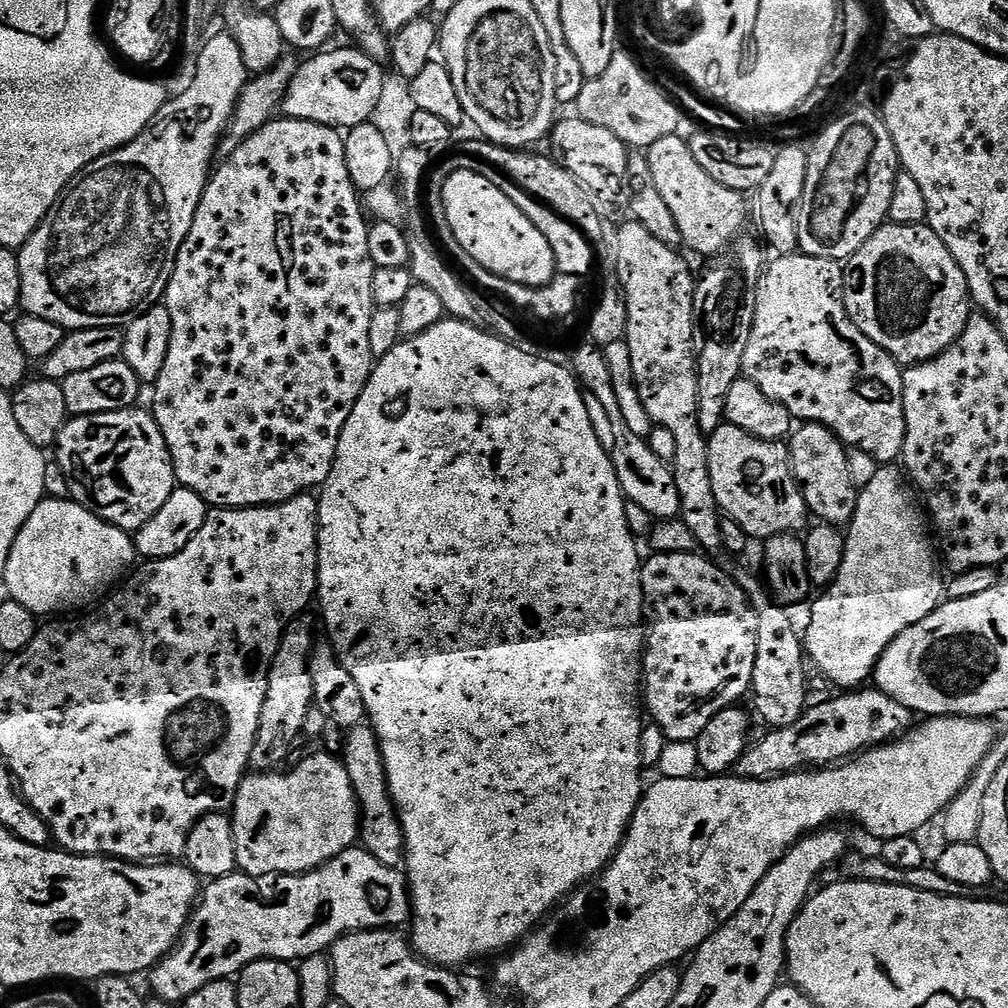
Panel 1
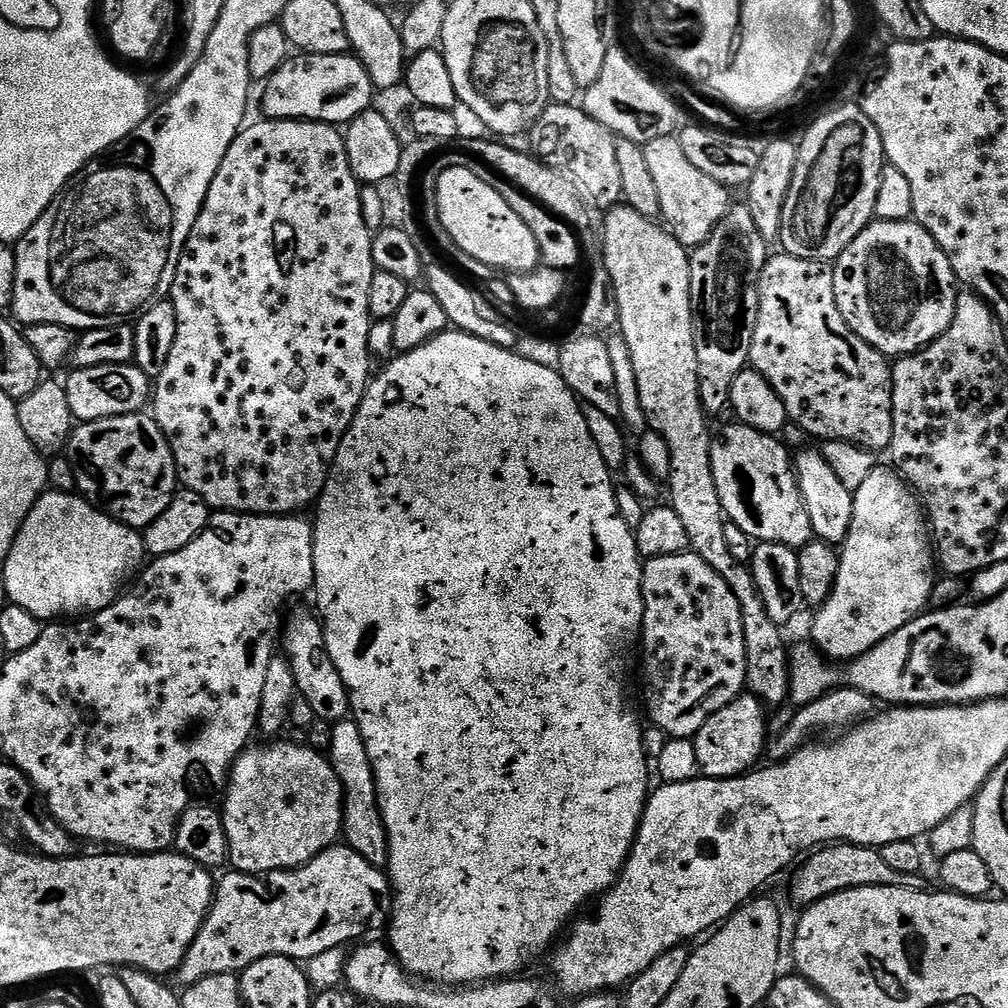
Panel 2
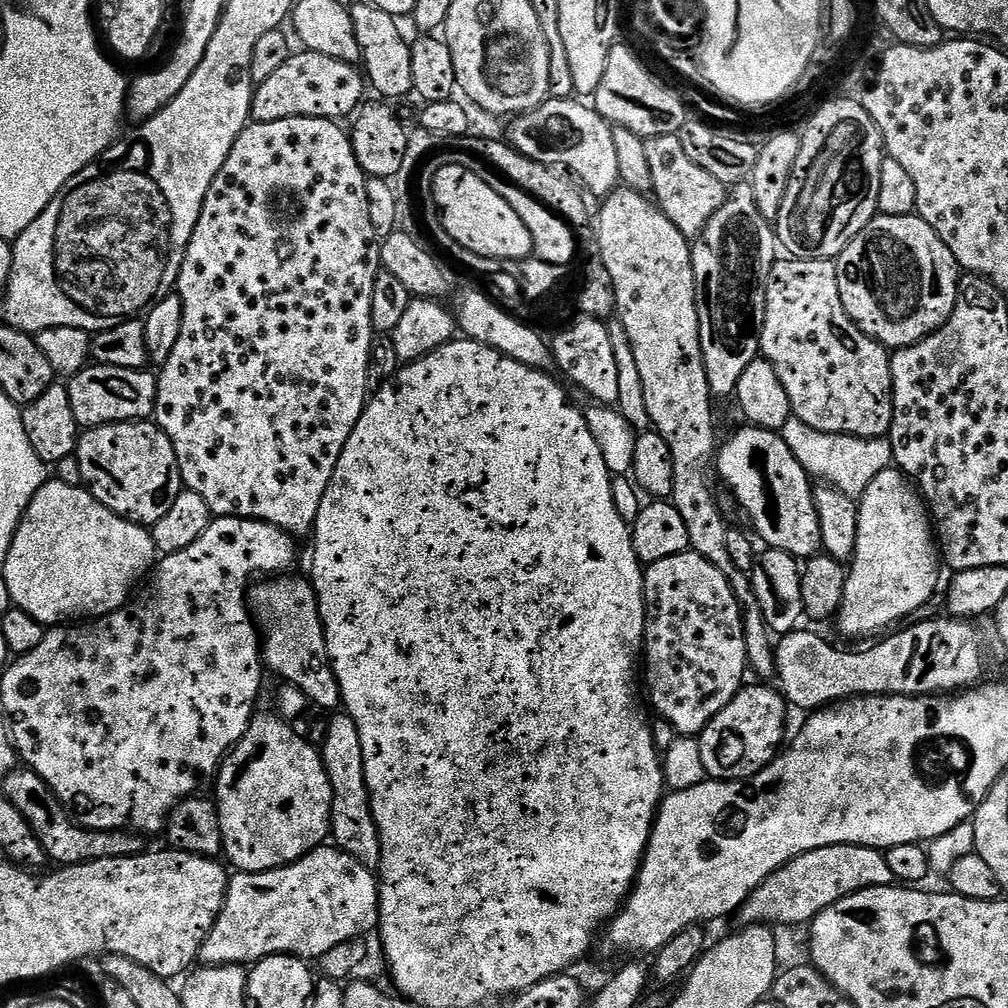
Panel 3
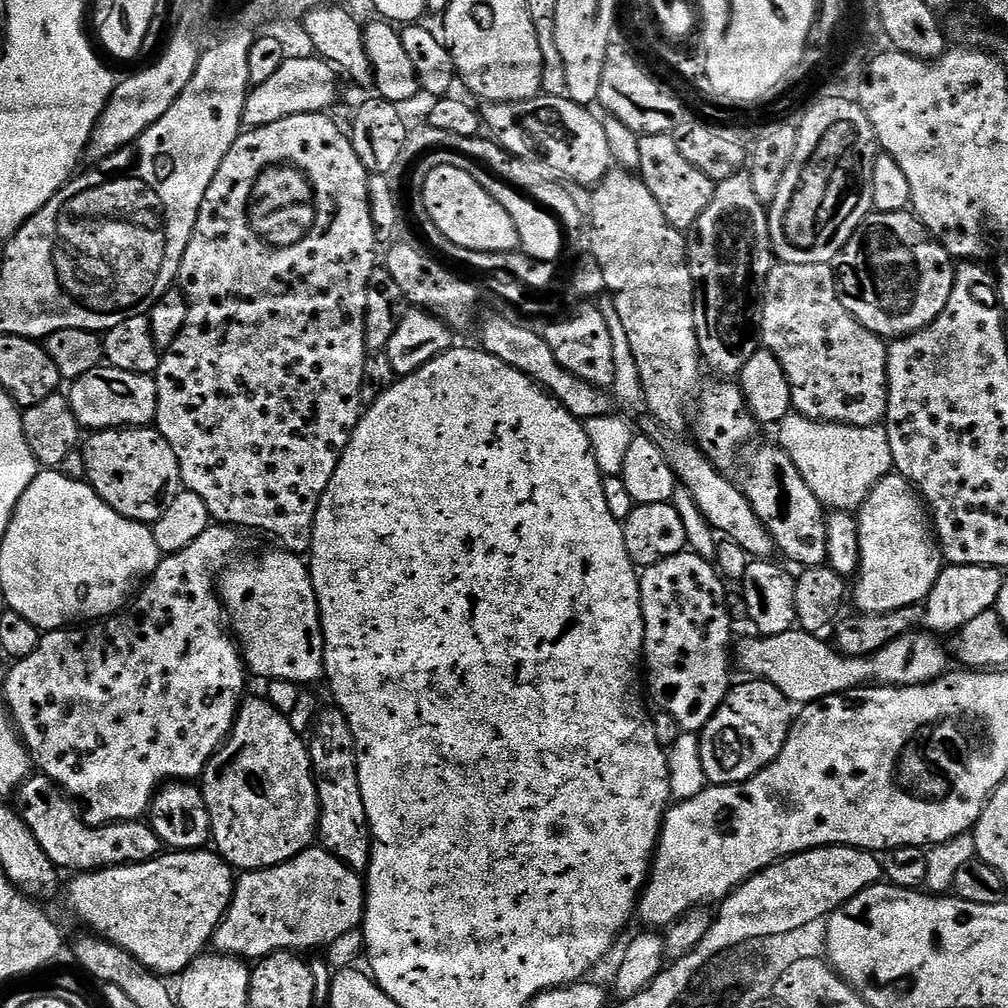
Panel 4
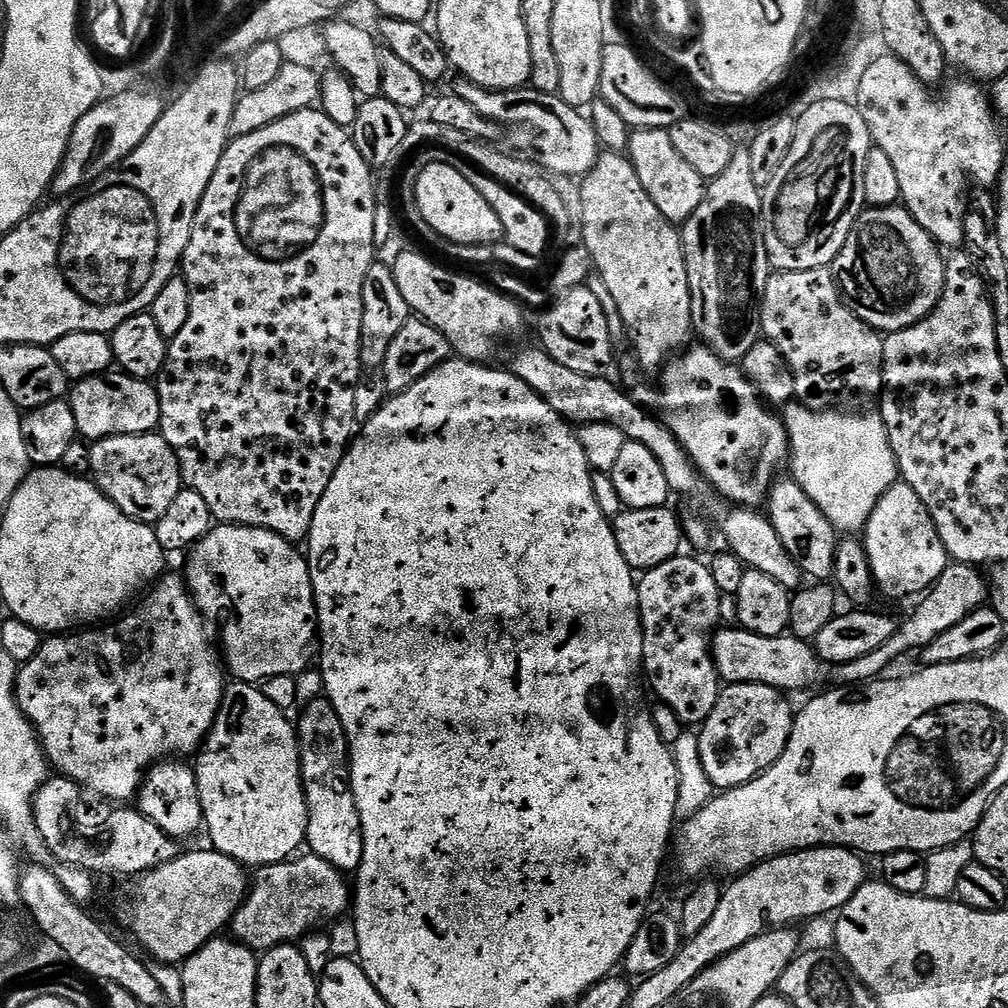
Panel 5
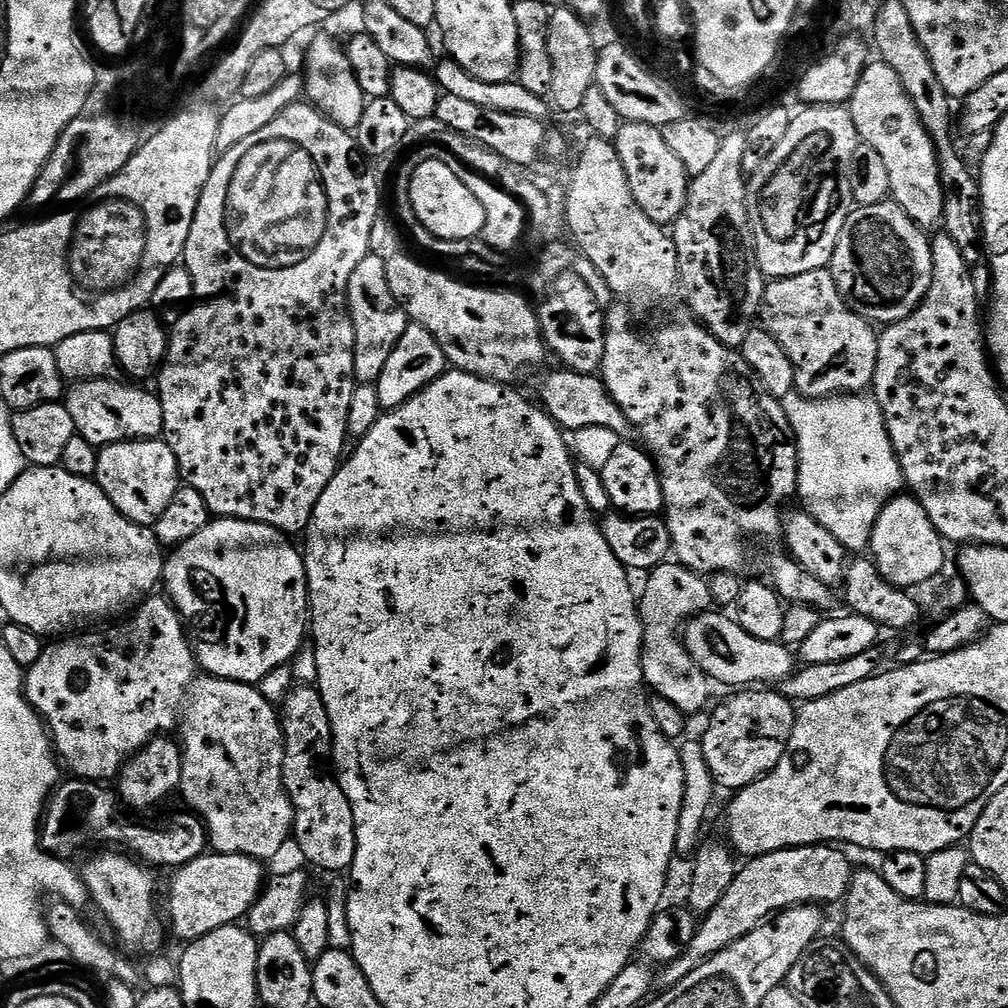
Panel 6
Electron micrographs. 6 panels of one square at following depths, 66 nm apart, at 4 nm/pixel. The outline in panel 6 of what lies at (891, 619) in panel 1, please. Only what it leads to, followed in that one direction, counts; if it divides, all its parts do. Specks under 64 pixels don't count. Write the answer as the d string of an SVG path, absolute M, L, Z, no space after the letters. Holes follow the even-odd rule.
M911 494L897 495L890 501L872 528L870 556L874 567L895 588L916 590L919 584L934 579L944 568L944 548L946 541L930 522L930 514Z

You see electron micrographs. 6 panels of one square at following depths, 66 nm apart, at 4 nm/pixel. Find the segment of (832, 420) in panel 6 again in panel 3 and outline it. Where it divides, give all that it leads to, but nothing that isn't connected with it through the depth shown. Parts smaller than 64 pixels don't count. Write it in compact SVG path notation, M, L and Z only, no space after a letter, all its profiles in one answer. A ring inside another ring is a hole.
M790 419L782 429L786 446L798 458L798 462L807 470L809 477L823 482L827 487L836 488L842 494L859 498L864 495L866 486L882 474L882 470L893 467L892 441L888 438L863 440L857 436L839 436L826 434L806 426L806 422Z

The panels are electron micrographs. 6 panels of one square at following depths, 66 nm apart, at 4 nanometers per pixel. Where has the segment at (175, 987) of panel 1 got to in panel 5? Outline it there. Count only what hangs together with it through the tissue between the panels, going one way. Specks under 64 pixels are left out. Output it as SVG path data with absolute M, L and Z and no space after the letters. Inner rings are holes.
M300 854L289 858L283 864L268 864L255 869L250 880L248 895L240 903L240 909L232 917L230 932L241 944L253 950L277 948L279 944L291 944L299 941L309 932L319 929L323 920L335 922L345 915L350 908L350 884L345 873L340 872L330 862L311 854Z

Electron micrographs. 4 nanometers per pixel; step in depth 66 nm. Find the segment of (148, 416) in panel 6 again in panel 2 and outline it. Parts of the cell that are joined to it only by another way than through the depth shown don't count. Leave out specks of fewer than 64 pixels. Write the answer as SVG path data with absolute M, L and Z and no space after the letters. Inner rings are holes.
M135 363L107 364L106 366L90 366L69 371L68 380L63 381L66 398L70 398L70 410L77 421L97 420L98 418L114 418L140 412L149 403L154 388L150 377Z

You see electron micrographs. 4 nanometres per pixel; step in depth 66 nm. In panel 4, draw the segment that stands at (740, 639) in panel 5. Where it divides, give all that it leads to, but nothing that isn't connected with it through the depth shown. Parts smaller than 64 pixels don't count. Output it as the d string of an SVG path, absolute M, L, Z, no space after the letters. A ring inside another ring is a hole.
M801 630L783 632L777 636L757 635L756 640L744 640L741 644L739 641L735 645L734 664L737 669L741 668L744 671L745 677L770 682L778 686L778 690L782 690L782 694L786 694L786 698L791 700L793 705L803 706L827 696L836 696L840 692L849 692L851 688L863 688L873 682L880 686L905 688L937 680L939 676L944 675L946 668L945 665L928 664L928 648L924 645L923 635L925 636L923 631L913 631L909 635L898 637L897 640L890 642L871 656L862 657L844 656L828 640L829 645L819 635L812 635Z

